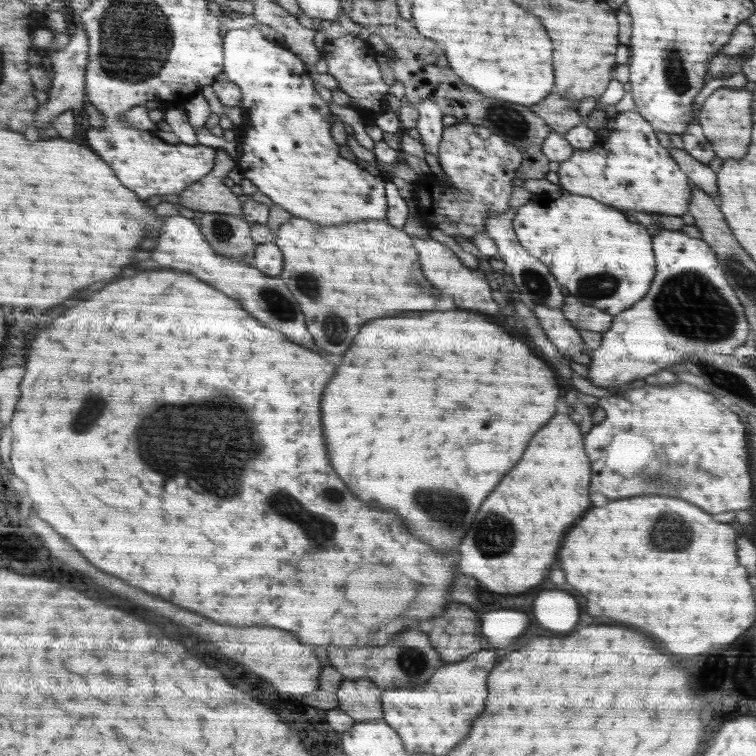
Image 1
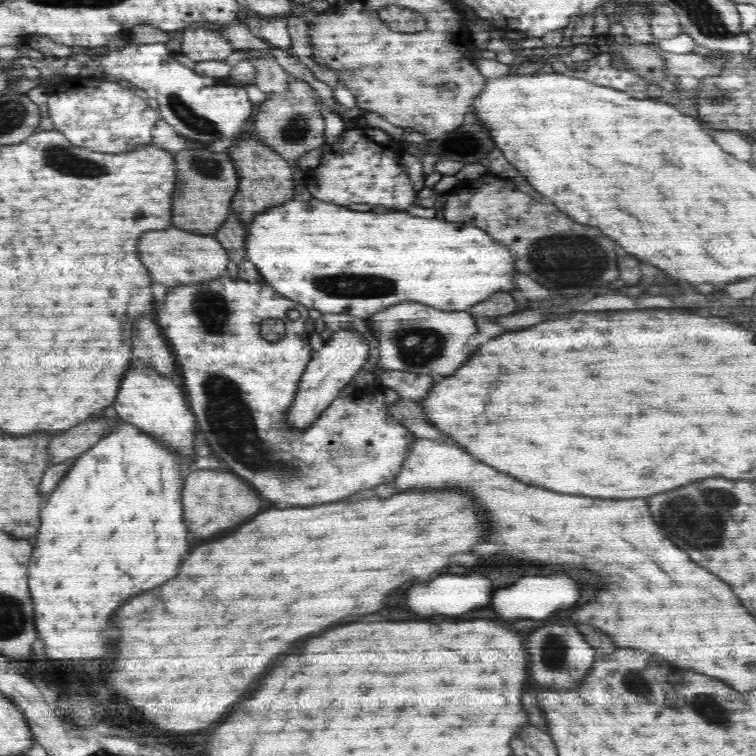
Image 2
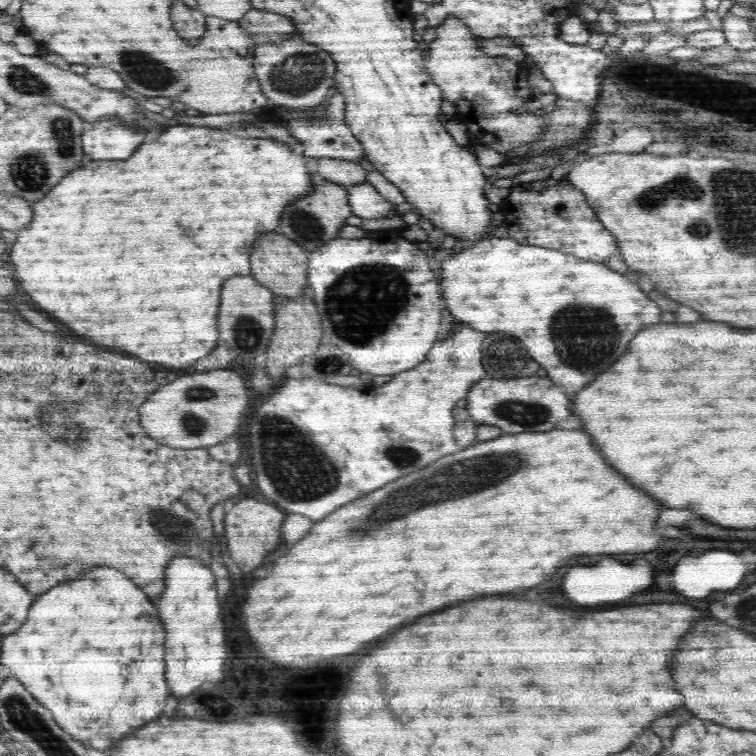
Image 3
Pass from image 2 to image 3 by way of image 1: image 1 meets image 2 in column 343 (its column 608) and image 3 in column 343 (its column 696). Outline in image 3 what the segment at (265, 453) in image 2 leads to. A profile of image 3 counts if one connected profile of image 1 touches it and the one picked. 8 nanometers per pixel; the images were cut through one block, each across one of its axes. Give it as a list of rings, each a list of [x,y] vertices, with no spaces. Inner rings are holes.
[[[464,328],[454,332],[446,342],[435,342],[426,360],[414,368],[394,374],[394,380],[372,392],[350,390],[324,382],[314,382],[314,378],[294,380],[286,377],[286,382],[266,398],[258,412],[252,416],[248,426],[252,468],[260,492],[268,503],[290,514],[320,521],[330,512],[382,488],[386,484],[426,468],[441,456],[458,452],[462,447],[453,435],[455,425],[452,410],[456,402],[468,396],[468,388],[487,376],[481,356],[482,344],[487,333]]]

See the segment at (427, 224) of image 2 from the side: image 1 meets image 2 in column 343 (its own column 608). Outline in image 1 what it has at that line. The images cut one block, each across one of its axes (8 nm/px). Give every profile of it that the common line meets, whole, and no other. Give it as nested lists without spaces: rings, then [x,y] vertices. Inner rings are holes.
[[[560,188],[552,196],[546,194],[544,200],[532,198],[527,204],[516,208],[513,224],[519,243],[542,264],[548,264],[548,268],[552,268],[552,276],[556,276],[557,281],[560,280],[560,286],[568,288],[568,294],[578,298],[582,304],[593,306],[612,316],[620,315],[634,302],[642,300],[657,273],[652,252],[654,237],[650,238],[651,235],[640,224],[626,220],[620,210],[600,204],[598,200],[576,196],[576,193]]]

